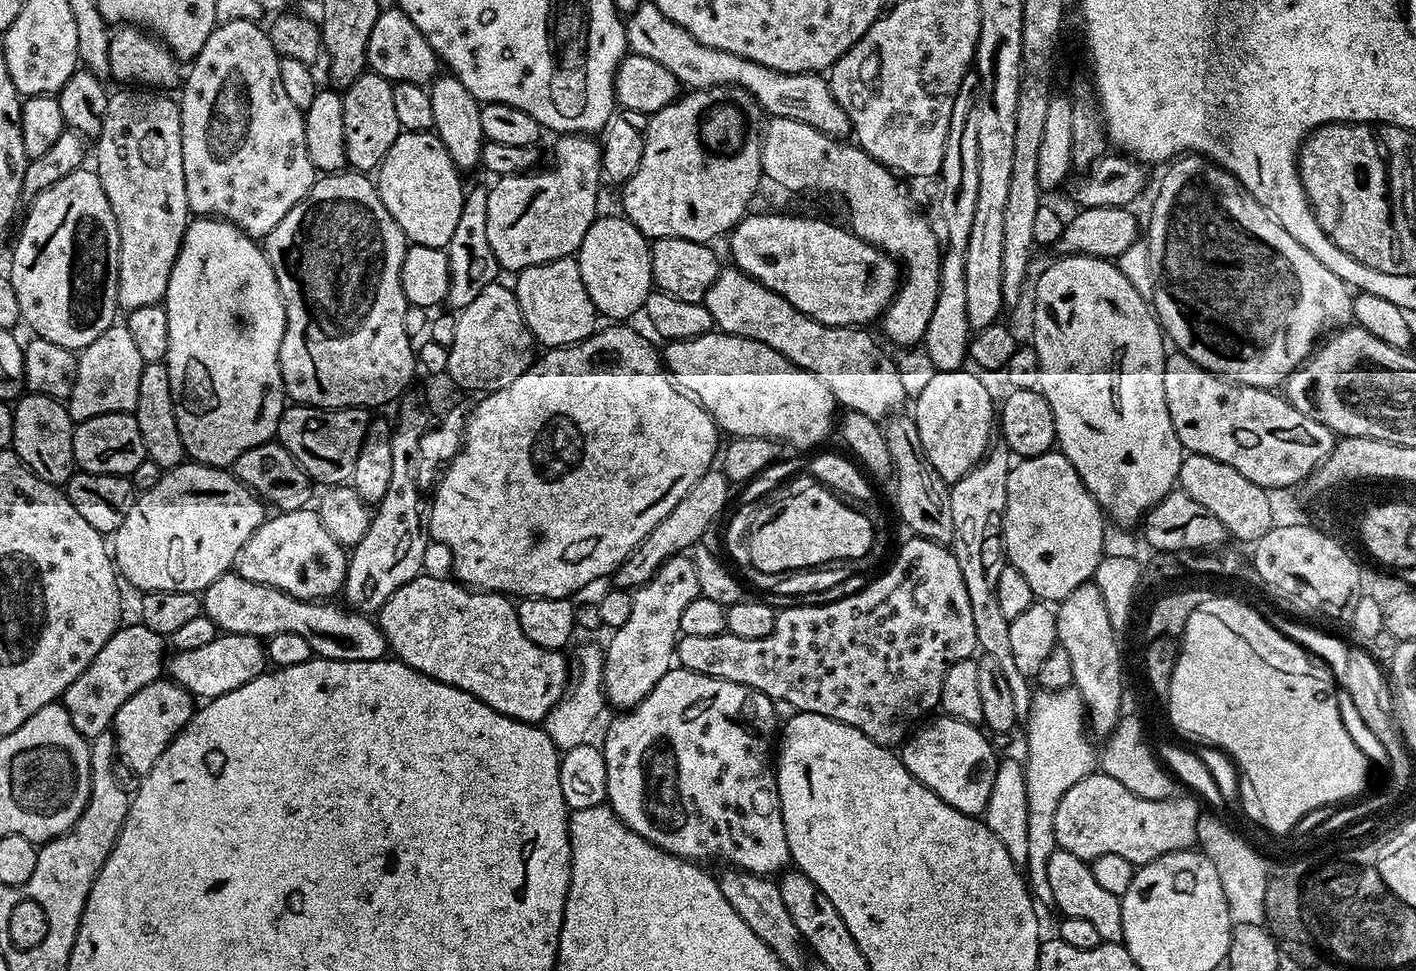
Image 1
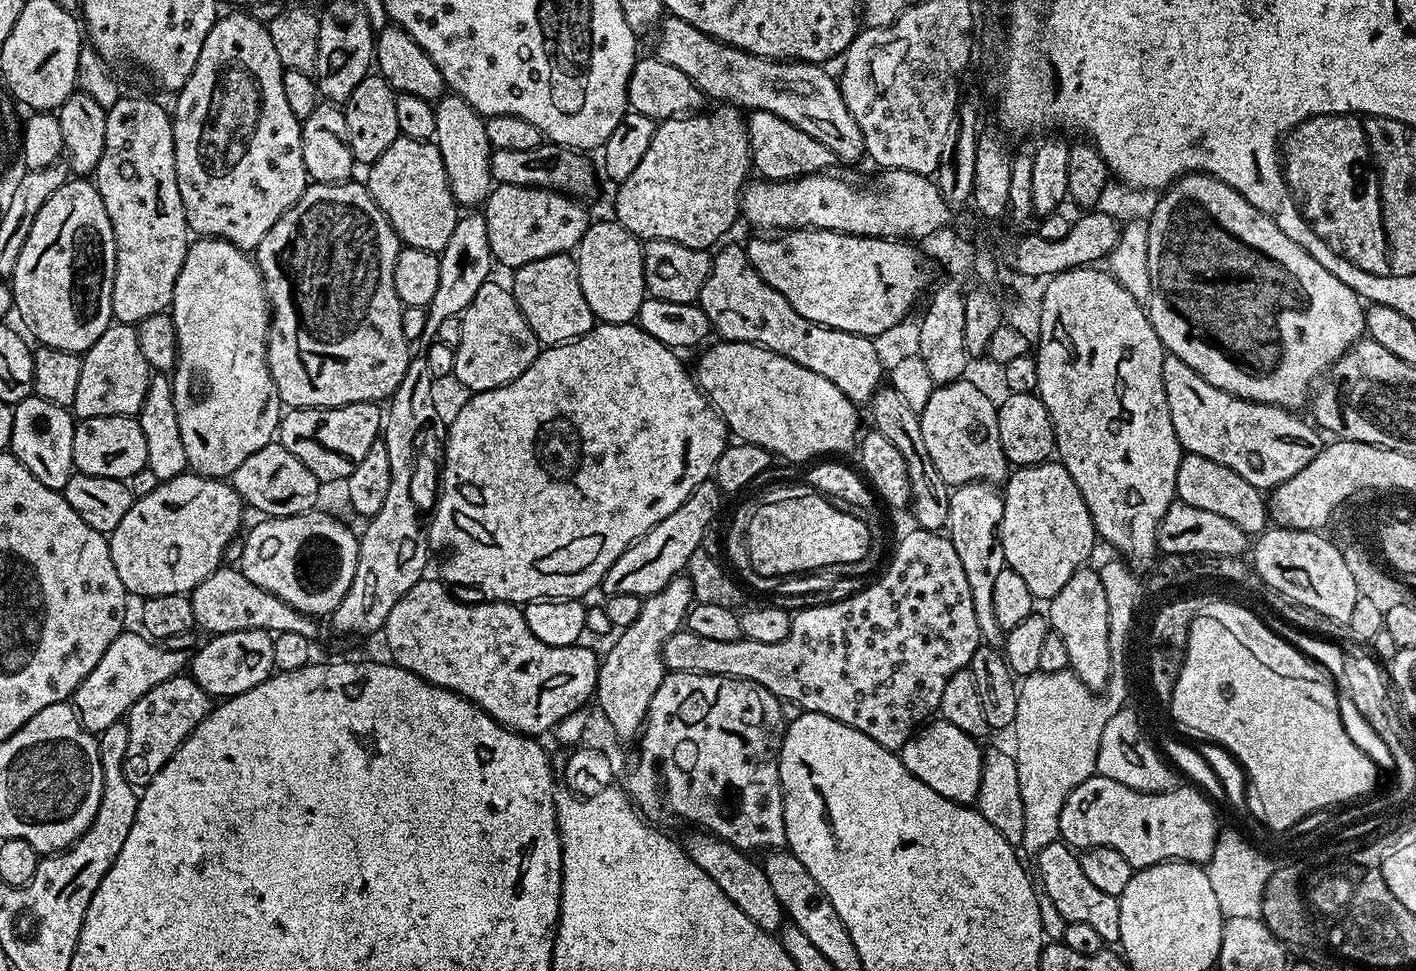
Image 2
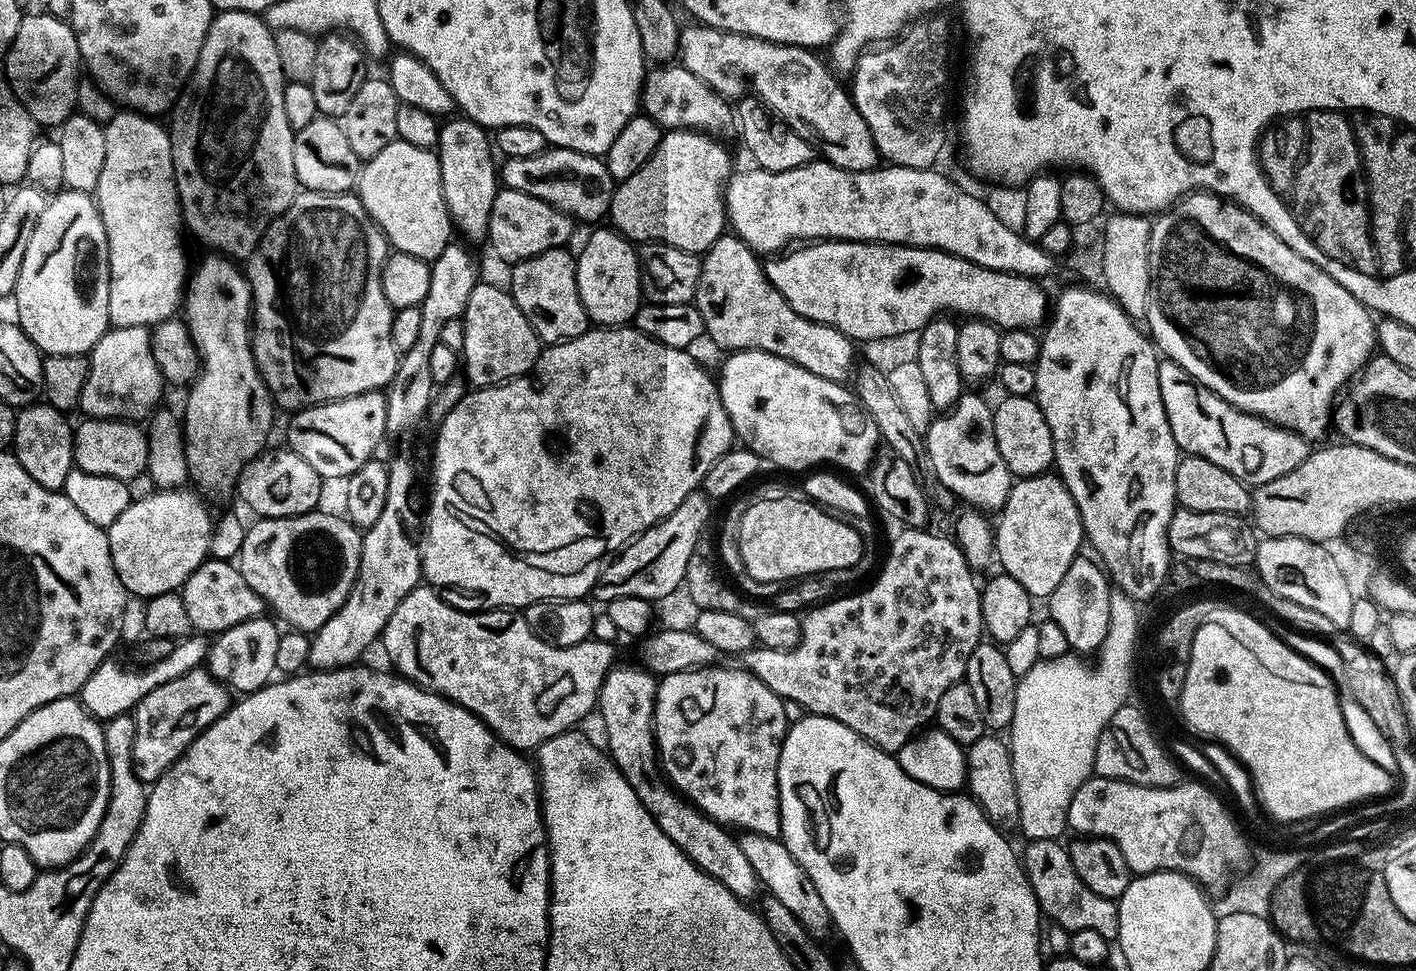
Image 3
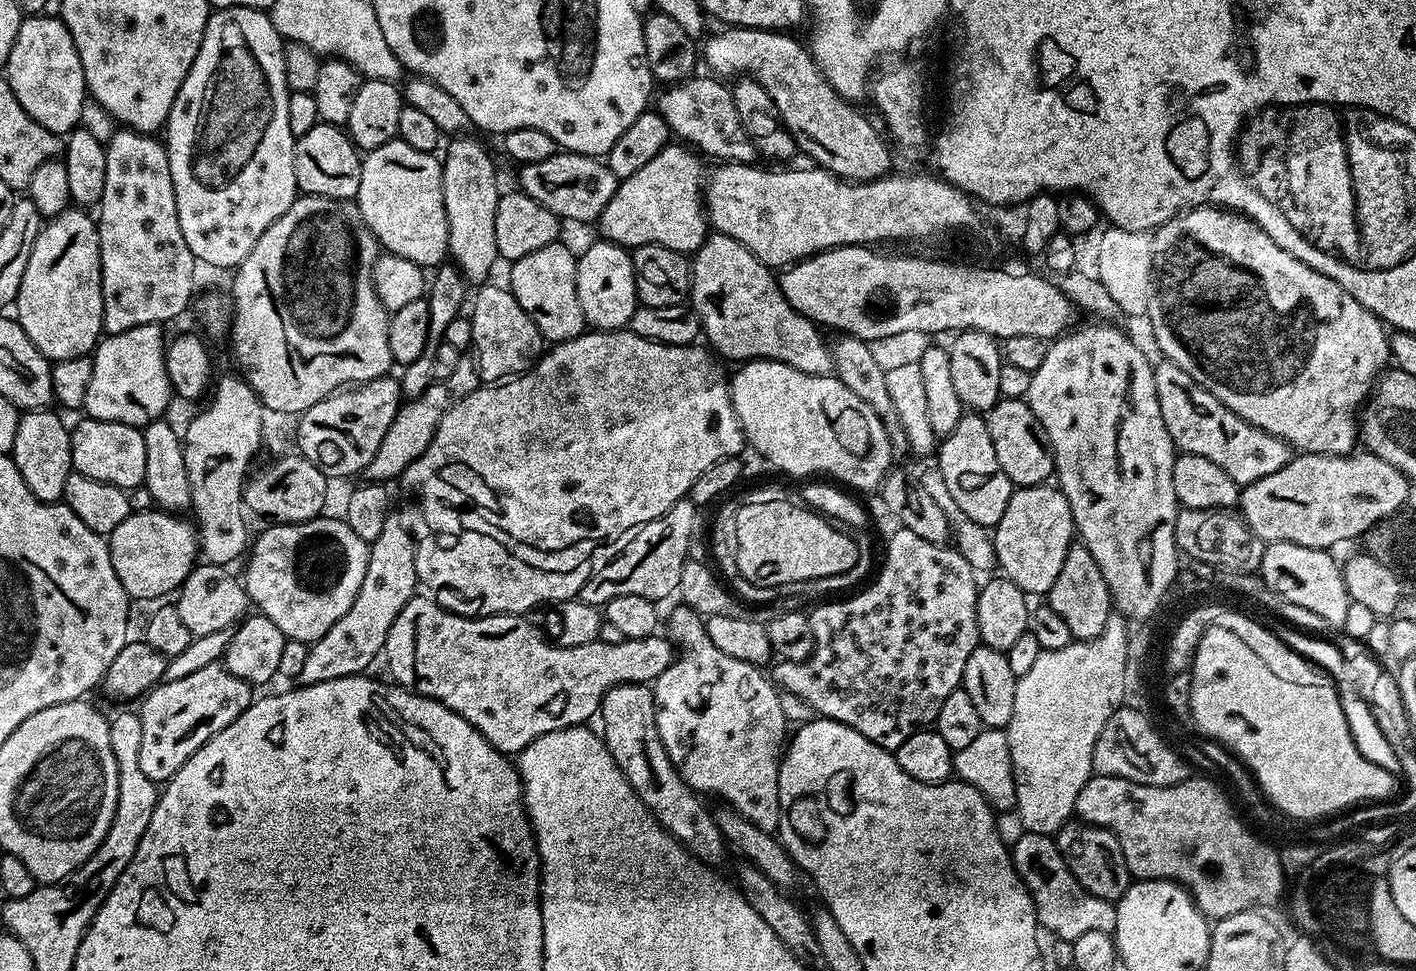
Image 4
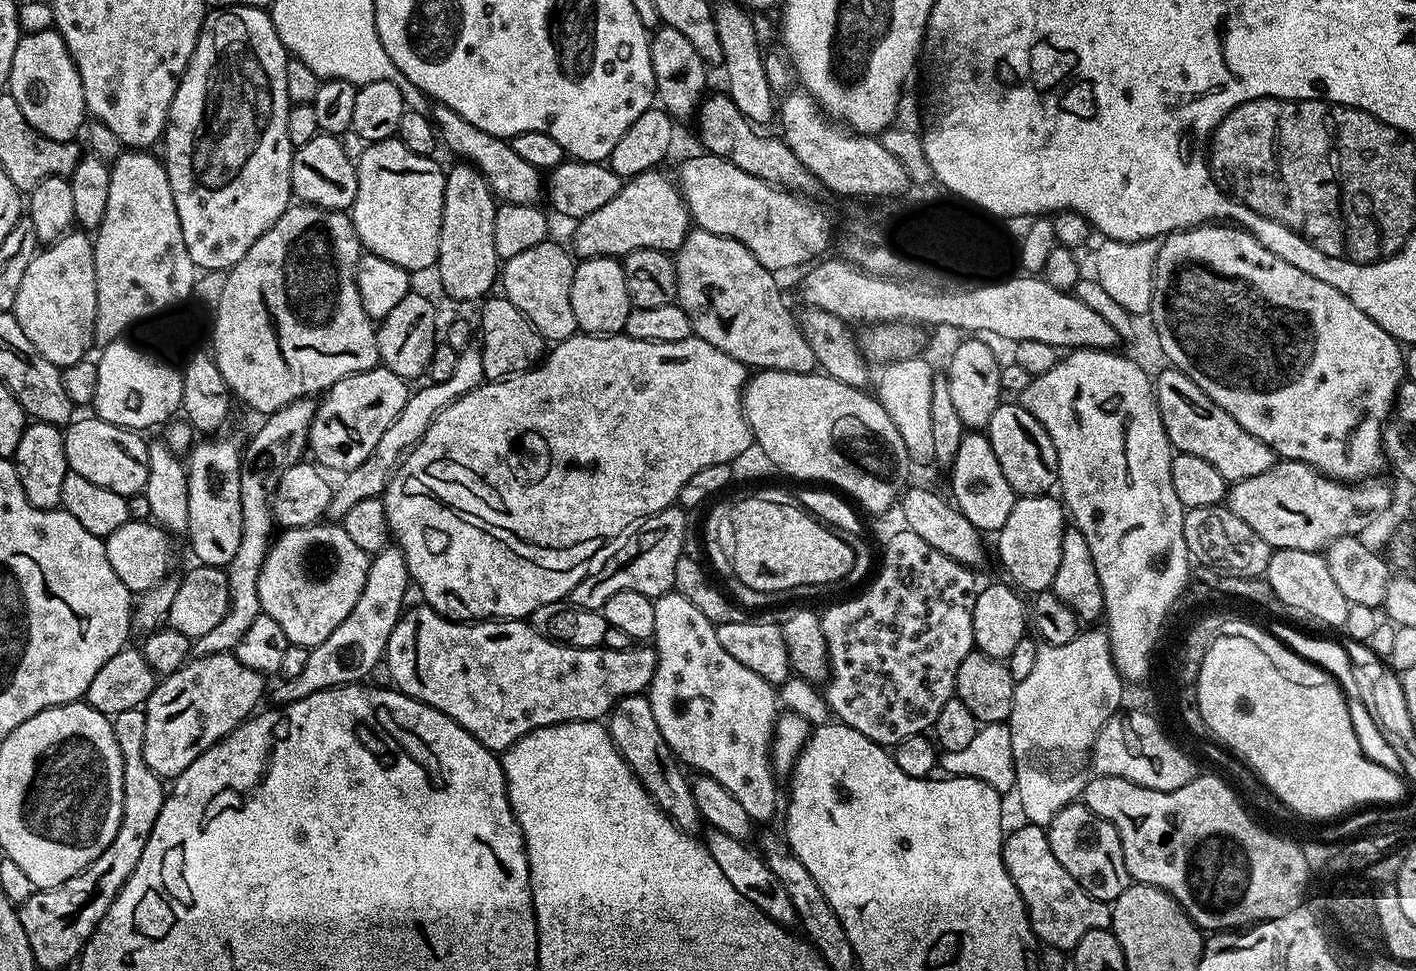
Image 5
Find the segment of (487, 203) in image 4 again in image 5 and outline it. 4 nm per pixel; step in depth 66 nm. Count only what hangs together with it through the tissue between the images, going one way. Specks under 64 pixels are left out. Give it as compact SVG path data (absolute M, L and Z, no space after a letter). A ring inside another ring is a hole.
M456 162L456 165L451 169L447 169L444 178L444 209L442 210L442 230L440 231L440 241L438 242L438 258L436 259L435 267L440 268L440 284L444 287L444 292L448 296L453 296L456 300L477 300L483 301L485 297L493 291L492 283L495 285L498 280L498 257L494 250L494 214L498 207L497 197L492 195L492 188L486 182L484 175L469 162Z

